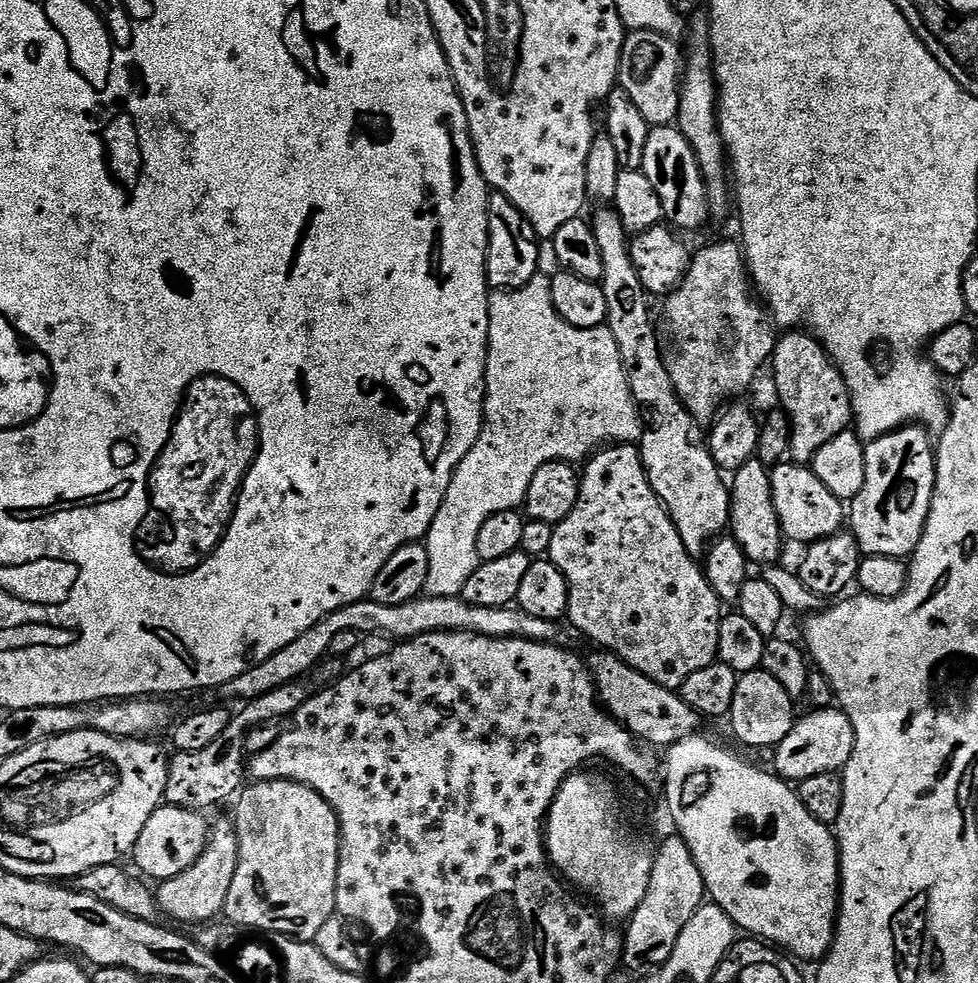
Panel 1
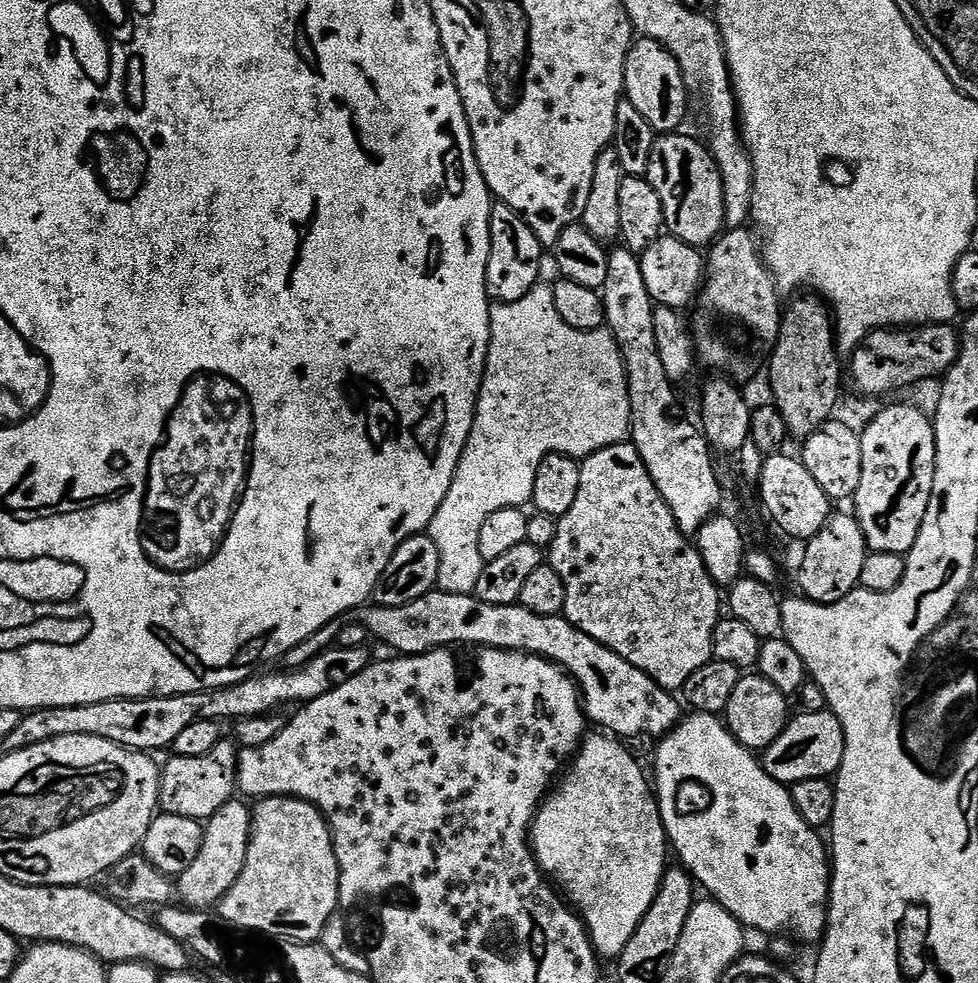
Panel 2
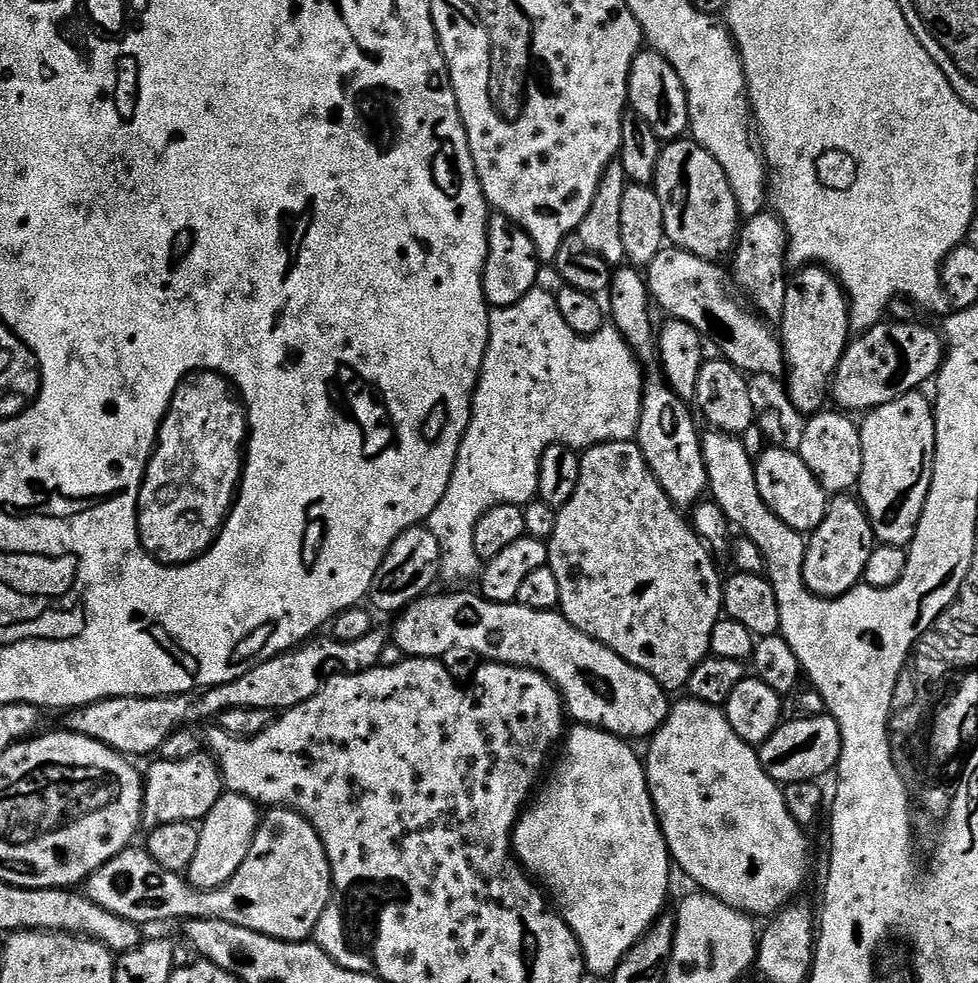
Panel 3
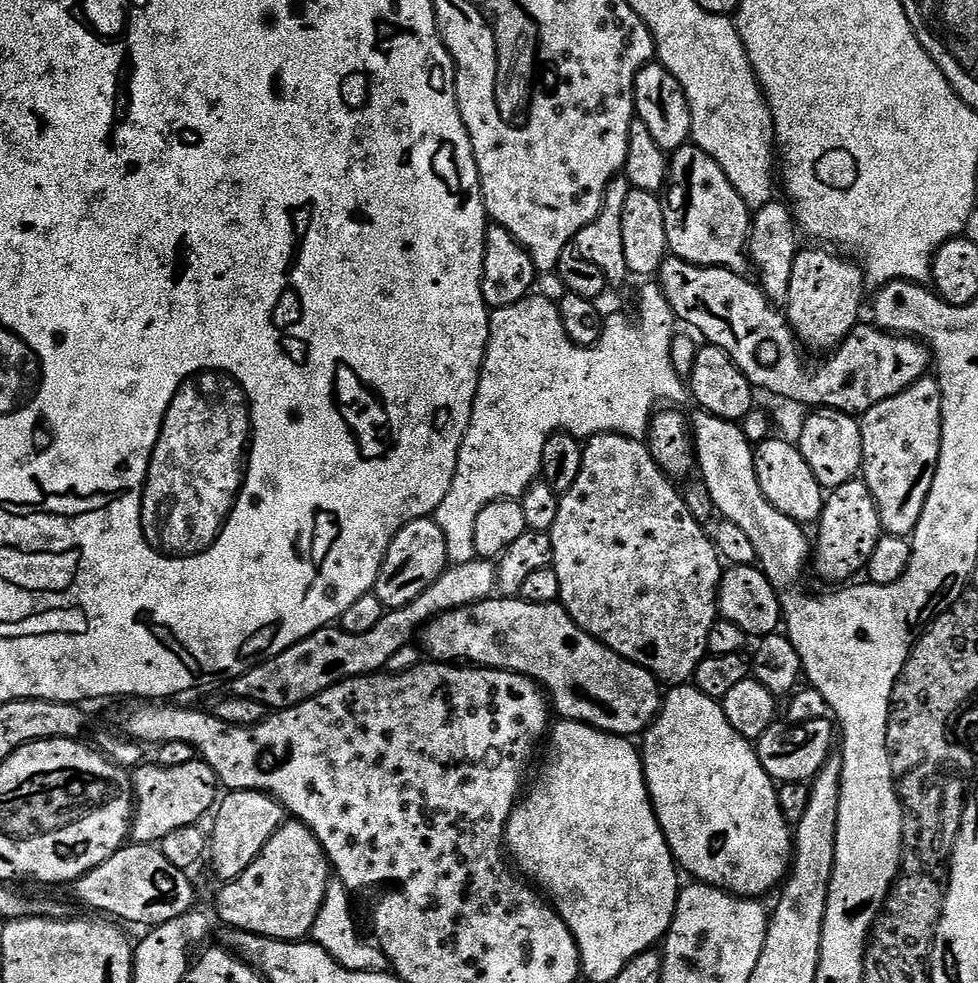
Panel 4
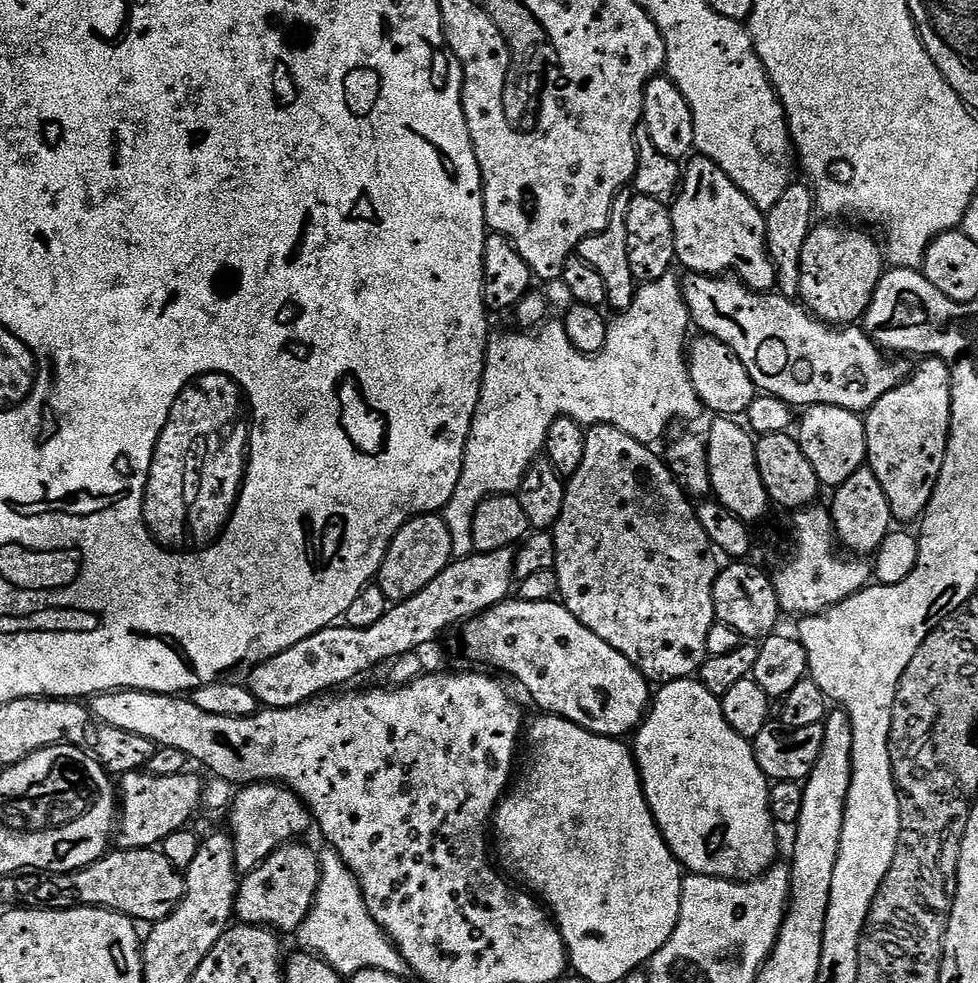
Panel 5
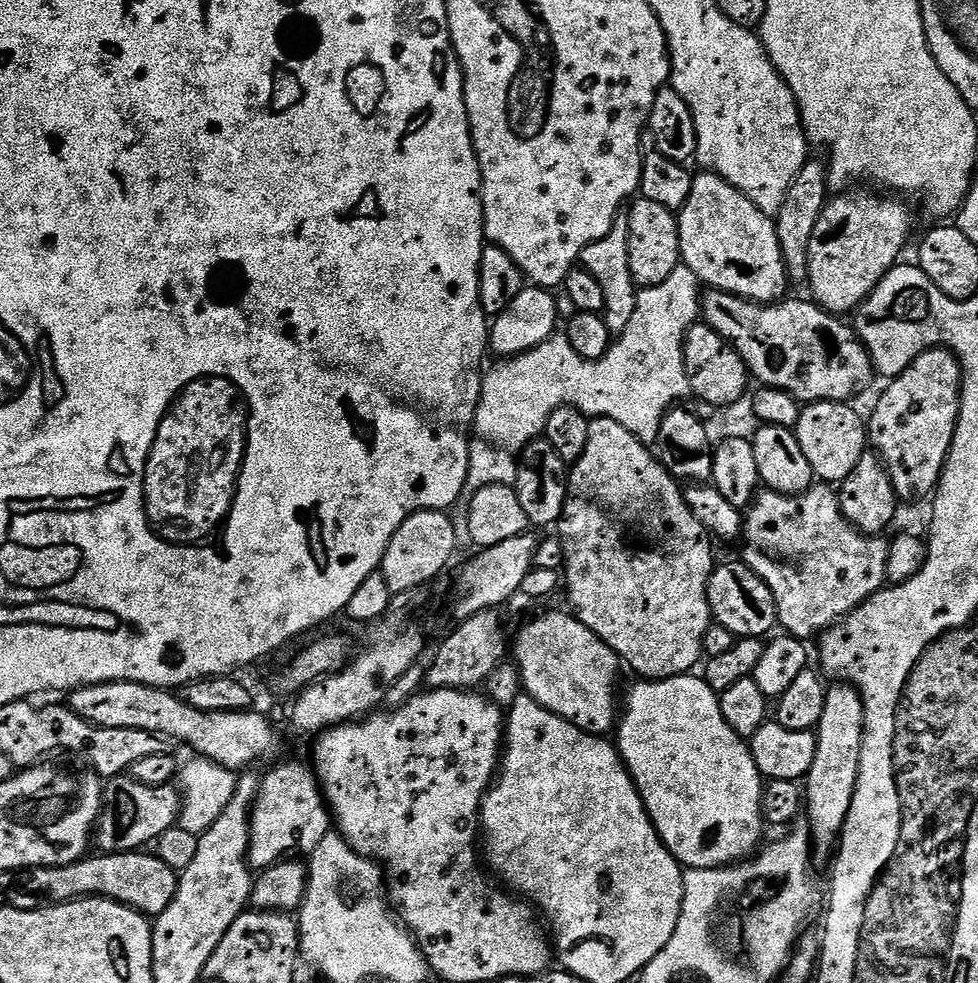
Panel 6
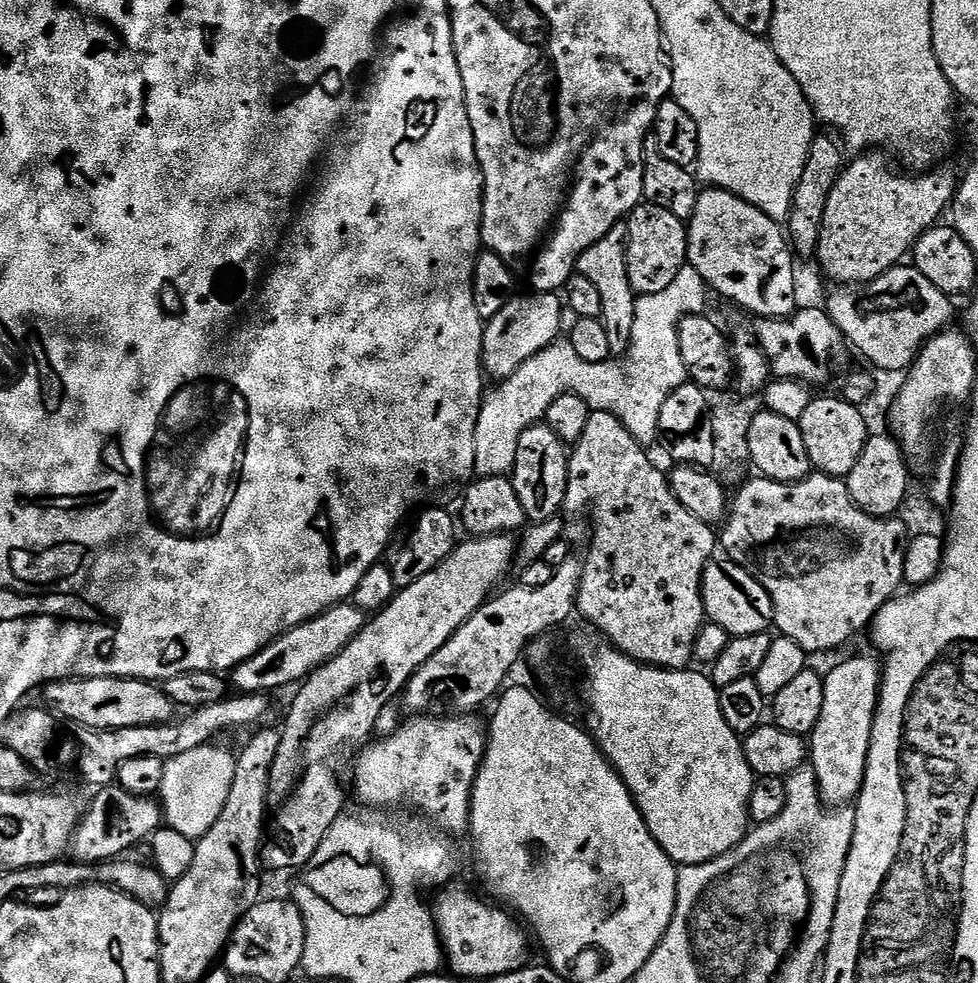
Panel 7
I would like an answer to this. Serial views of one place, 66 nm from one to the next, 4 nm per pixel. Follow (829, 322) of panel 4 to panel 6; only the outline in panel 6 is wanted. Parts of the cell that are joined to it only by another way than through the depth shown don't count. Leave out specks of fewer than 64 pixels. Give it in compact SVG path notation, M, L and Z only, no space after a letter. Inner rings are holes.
M844 190L829 199L810 238L806 284L812 287L811 299L824 311L833 314L855 313L864 299L876 289L878 282L882 282L884 275L896 267L908 244L908 235L912 232L912 212L900 201L903 199L876 190L856 191L860 190Z

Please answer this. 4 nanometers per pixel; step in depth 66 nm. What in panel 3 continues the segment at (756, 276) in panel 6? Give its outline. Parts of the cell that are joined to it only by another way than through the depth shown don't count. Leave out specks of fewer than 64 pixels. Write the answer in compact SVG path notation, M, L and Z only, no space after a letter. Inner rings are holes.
M691 138L667 141L661 147L654 187L662 202L662 218L664 219L664 235L667 243L674 248L681 248L703 260L719 261L719 256L727 257L735 249L738 229L742 217L738 210L738 202L734 198L734 190L730 190L730 182L726 182L726 174L706 150Z

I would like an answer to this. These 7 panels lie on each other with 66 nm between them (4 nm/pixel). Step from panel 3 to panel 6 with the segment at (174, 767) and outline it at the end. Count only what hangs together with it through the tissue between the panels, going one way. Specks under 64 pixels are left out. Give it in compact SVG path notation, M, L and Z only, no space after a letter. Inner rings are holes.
M131 775L113 776L104 785L104 804L94 829L94 844L101 853L135 852L149 847L166 830L177 827L182 797L175 787L142 786Z

